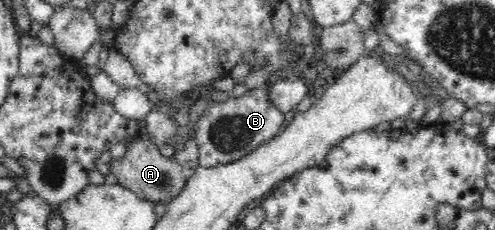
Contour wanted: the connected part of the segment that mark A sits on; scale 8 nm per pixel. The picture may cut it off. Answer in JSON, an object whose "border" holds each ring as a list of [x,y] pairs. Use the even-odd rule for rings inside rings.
{"border":[[[145,135],[134,140],[123,157],[119,159],[111,157],[107,167],[121,185],[154,204],[161,200],[169,203],[183,189],[188,178],[183,172],[183,167],[170,155],[161,152],[161,149],[152,142],[151,137]]]}

